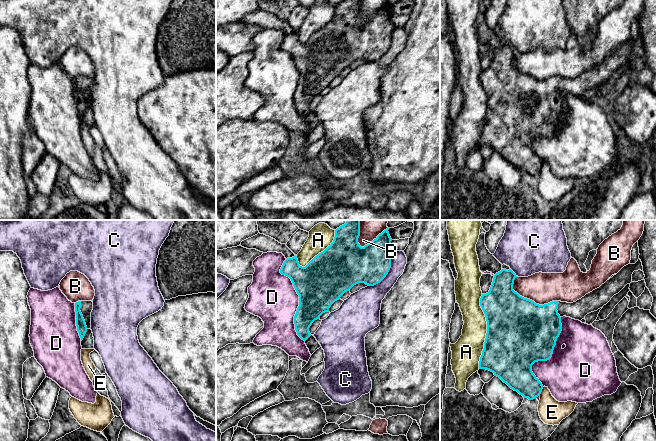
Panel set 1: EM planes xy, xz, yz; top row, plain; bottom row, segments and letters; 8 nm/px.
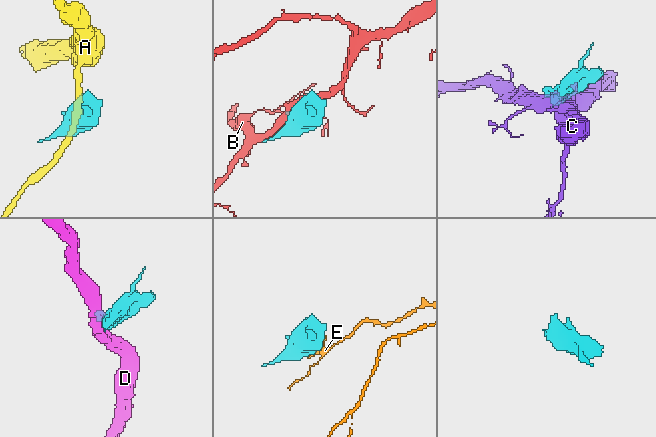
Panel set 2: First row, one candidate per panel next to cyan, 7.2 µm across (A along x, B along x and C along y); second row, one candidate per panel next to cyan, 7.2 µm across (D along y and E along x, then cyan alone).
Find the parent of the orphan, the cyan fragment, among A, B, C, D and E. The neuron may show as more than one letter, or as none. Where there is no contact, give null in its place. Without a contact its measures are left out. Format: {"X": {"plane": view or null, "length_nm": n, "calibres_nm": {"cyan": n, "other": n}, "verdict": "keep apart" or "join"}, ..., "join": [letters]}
{"A": {"plane": "yz", "length_nm": 600, "calibres_nm": {"cyan": 500, "other": 240}, "verdict": "keep apart"}, "B": {"plane": "yz", "length_nm": 400, "calibres_nm": {"cyan": 500, "other": 260}, "verdict": "keep apart"}, "C": {"plane": "xz", "length_nm": 360, "calibres_nm": {"cyan": 300, "other": 180}, "verdict": "keep apart"}, "D": {"plane": "xz", "length_nm": 700, "calibres_nm": {"cyan": 380, "other": 380}, "verdict": "keep apart"}, "E": {"plane": "yz", "length_nm": 80, "calibres_nm": {"cyan": 240, "other": 200}, "verdict": "keep apart"}, "join": []}

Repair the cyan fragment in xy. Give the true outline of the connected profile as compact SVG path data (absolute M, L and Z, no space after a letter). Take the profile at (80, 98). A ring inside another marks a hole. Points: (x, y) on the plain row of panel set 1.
M78 77L75 79L76 102L81 117L88 105L91 104L91 88L93 86L92 77Z

